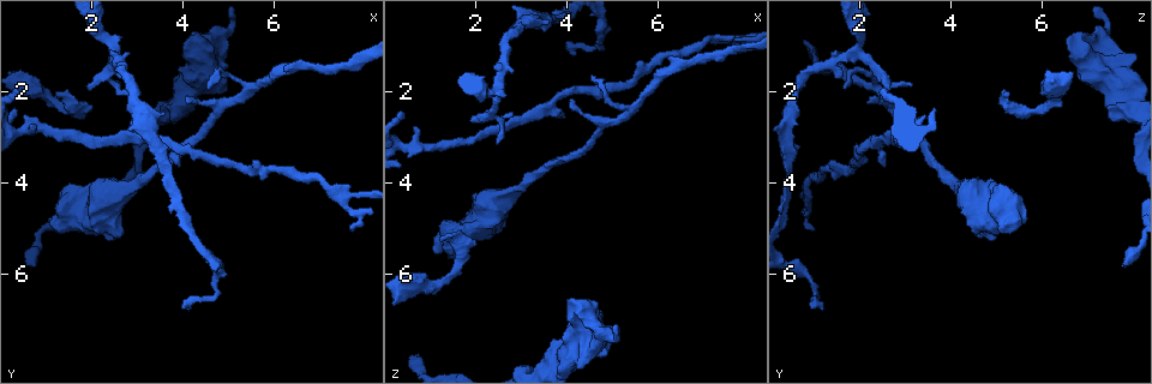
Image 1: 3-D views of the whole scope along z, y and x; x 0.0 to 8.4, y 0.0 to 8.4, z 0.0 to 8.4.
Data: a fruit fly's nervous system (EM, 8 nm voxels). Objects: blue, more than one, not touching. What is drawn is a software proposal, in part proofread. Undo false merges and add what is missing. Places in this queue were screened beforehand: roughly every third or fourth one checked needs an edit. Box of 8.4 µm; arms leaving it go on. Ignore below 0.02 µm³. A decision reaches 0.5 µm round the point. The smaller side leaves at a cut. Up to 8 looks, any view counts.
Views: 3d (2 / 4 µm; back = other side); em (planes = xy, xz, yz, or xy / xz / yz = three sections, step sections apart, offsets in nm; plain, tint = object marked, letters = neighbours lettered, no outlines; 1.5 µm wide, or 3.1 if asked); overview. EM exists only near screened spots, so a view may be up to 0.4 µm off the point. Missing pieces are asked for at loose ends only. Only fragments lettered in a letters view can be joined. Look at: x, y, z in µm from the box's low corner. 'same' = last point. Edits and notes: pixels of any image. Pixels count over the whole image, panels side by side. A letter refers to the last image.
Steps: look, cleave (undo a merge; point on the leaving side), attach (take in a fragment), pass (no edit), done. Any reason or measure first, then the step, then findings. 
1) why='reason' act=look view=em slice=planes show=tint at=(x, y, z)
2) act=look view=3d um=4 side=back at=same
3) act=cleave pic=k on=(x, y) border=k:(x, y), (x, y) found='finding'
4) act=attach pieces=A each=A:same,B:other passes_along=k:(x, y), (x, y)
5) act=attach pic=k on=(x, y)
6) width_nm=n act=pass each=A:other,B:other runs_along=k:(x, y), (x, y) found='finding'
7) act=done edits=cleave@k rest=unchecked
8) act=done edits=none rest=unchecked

why='thin end' act=look view=3d um=4 at=(0.75, 5.90, 7.75)

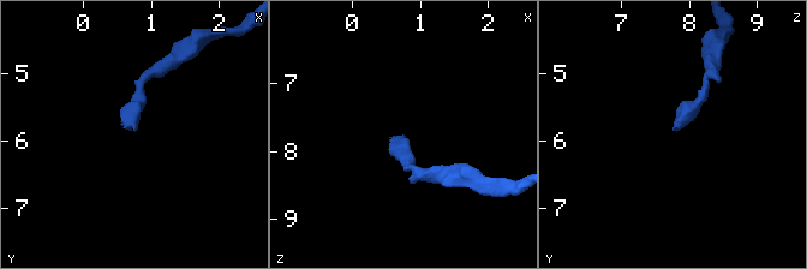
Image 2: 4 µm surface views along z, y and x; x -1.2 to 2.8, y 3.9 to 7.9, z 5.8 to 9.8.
act=look view=em slice=planes show=letters at=(0.75, 5.85, 7.80)

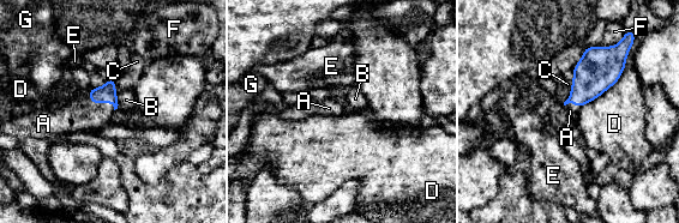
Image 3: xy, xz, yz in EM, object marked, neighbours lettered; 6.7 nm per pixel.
act=attach pieces=A each=A:same,B:other,C:other,D:other,E:other,F:other,G:other passes_along=3:(104, 94), (100, 102), (97, 115) found='the neuron continues'

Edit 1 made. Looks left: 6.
why='stops while still wide' act=look view=3d um=4 at=(2.45, 5.20, 4.90)

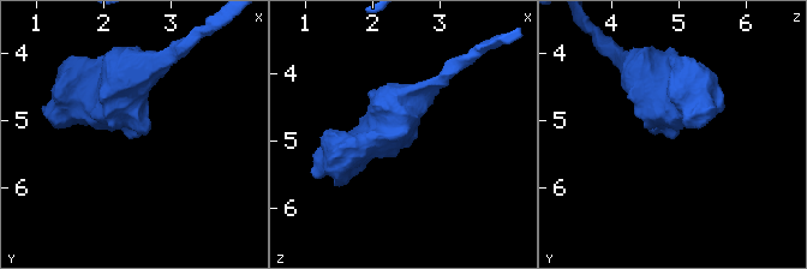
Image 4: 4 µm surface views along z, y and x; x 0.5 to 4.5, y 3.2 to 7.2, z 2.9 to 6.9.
why='shape alone is not enough' act=look view=em slice=planes show=letters at=(2.45, 5.30, 4.90)

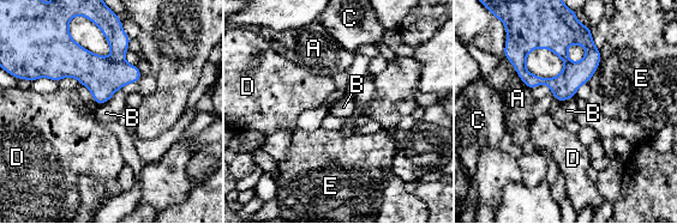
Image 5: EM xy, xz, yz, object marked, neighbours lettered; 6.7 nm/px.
act=pass each=A:other,B:other,C:other,D:other,E:other border=5:(137, 82), (125, 84), (97, 106) found='no lettered fragment goes on from it'

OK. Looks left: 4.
why='an open end' act=look view=em slice=planes show=tint at=(3.95, 3.60, 2.60)

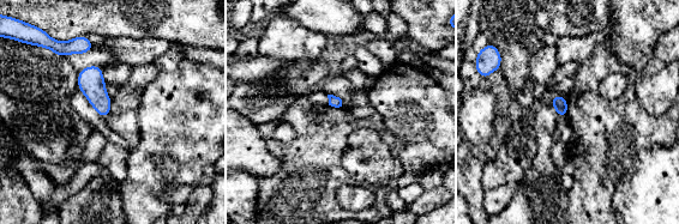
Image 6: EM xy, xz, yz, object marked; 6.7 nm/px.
act=look view=em slice=planes show=letters at=same

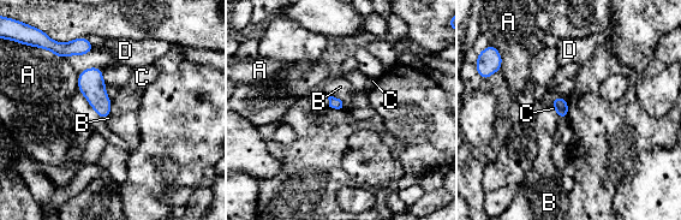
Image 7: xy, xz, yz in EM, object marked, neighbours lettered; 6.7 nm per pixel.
longest_contact=D:260nm act=pass each=A:other,B:other,C:other,D:other found='no lettered fragment goes on from it'

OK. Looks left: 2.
act=done edits=attach@3 rest=unchecked

